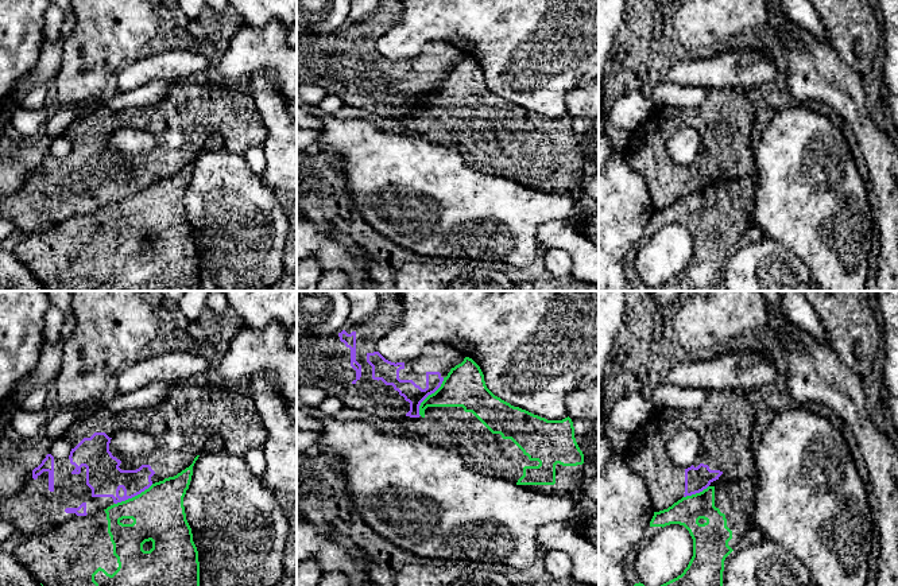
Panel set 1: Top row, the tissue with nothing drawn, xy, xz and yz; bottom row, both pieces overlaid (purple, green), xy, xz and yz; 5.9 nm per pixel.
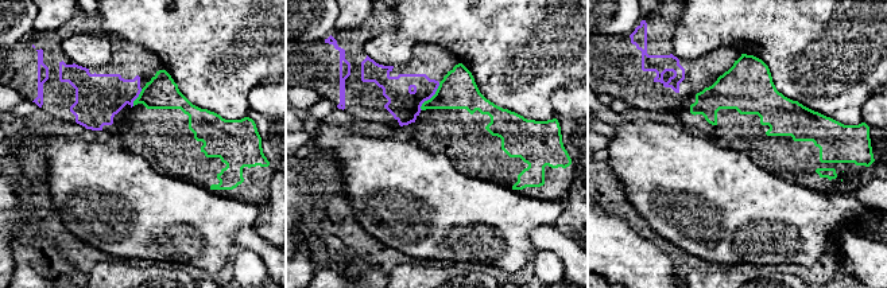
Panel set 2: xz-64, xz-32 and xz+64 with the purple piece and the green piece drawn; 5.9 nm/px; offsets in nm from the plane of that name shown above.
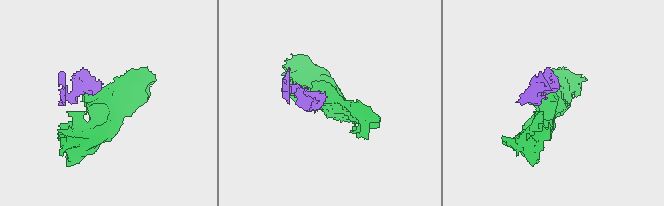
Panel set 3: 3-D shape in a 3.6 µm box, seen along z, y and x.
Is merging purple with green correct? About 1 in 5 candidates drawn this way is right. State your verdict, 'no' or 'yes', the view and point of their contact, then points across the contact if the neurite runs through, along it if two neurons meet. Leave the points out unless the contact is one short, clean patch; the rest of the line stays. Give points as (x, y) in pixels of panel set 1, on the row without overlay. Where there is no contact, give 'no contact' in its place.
no; meets purple in xz at (428, 93); border along xz (444, 76), (442, 81), (421, 101), (420, 113)

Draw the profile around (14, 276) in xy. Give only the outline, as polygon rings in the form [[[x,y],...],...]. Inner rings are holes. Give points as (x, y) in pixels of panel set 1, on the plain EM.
[[[0,248],[0,291],[46,291],[12,249]]]

